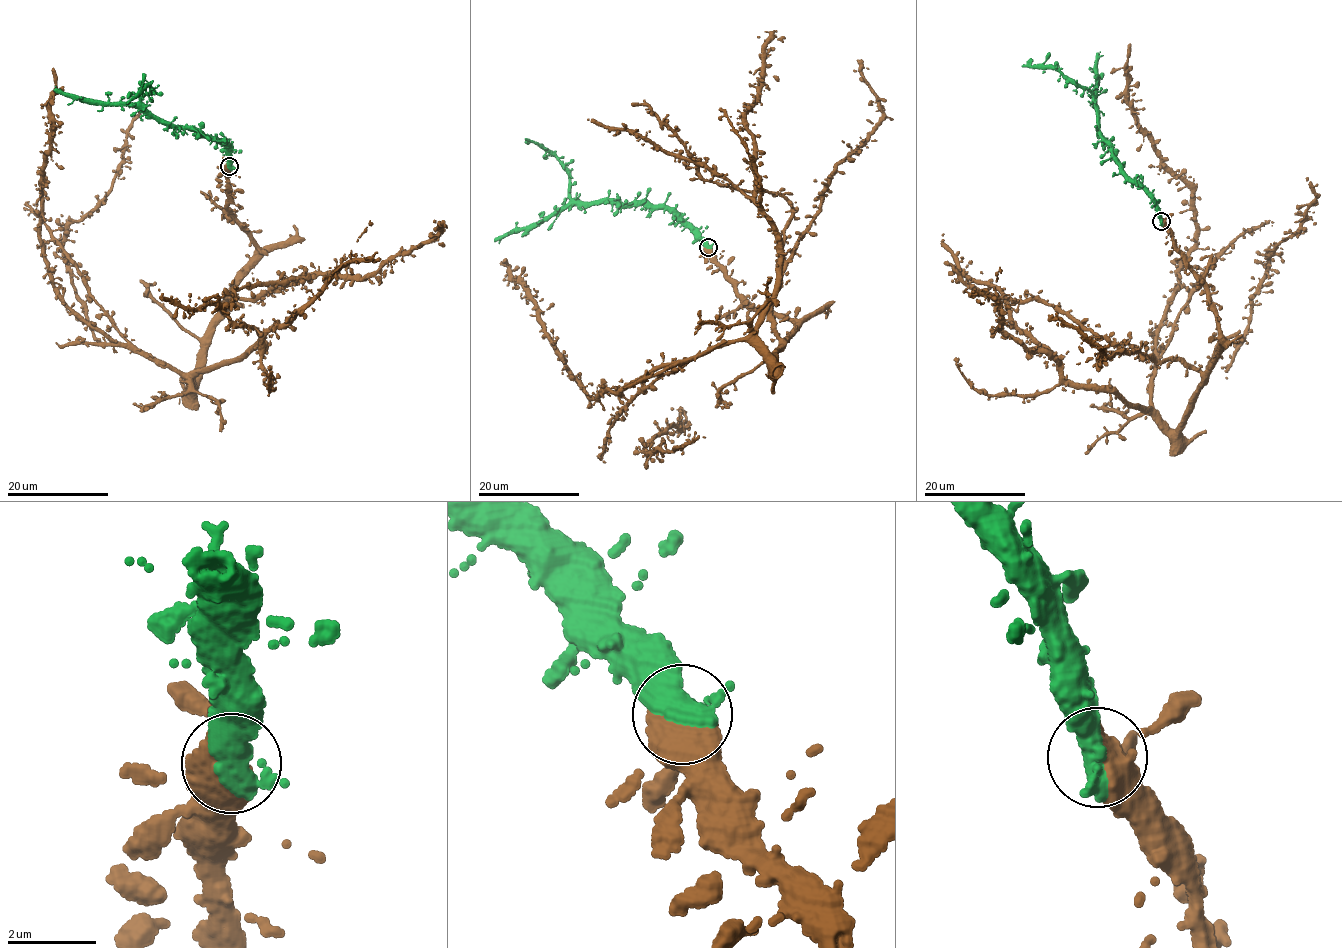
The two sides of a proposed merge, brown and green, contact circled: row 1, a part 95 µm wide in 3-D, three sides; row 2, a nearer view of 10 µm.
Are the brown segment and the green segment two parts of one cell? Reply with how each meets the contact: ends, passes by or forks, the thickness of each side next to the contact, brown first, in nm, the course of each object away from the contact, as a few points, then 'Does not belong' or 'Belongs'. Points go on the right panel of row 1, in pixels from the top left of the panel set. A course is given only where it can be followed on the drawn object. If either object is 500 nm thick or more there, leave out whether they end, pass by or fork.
Thickness 550 nm (brown) against 480 nm. Course of brown: (1161, 221), (1221, 334), (1171, 430), (1150, 399), (1152, 355), (1197, 219), (1128, 100), (1129, 43). Course of green: (1161, 221), (1156, 199), (1125, 174), (1103, 138), (1091, 93), (1055, 69), (1035, 64), (1022, 66). Belongs

